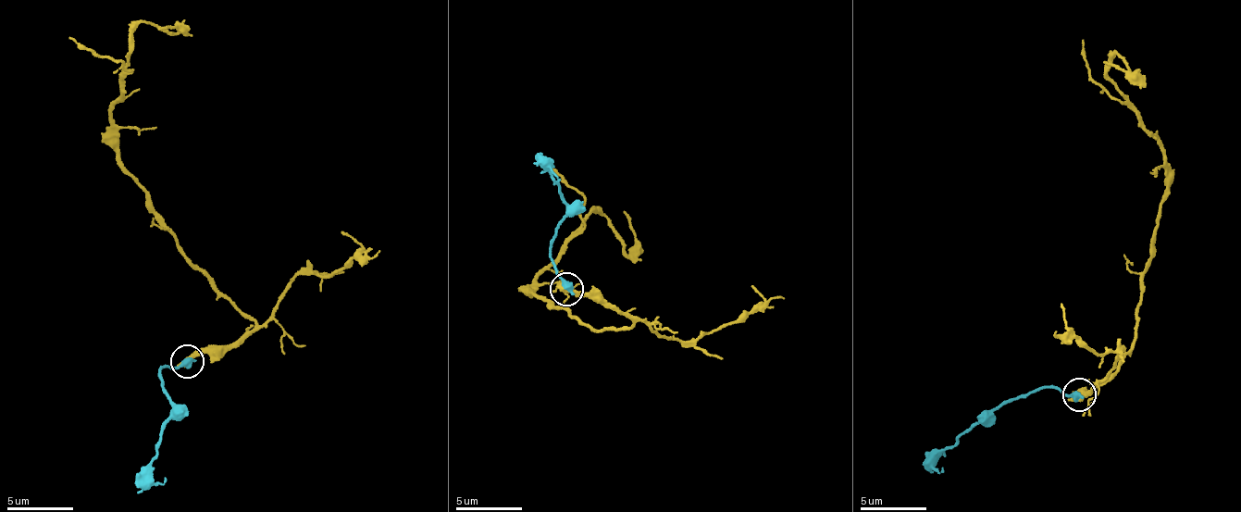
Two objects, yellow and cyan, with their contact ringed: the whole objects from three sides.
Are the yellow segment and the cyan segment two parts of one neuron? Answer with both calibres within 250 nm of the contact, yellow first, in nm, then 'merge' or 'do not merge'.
440/500 nm | do not merge

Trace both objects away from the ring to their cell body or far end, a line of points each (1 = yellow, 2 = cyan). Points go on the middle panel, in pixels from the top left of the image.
1: (566, 290), (603, 303), (632, 324), (597, 330), (532, 292), (593, 206), (631, 248), (636, 234), (624, 210)
2: (566, 290), (550, 243), (569, 206), (550, 168), (559, 182)

